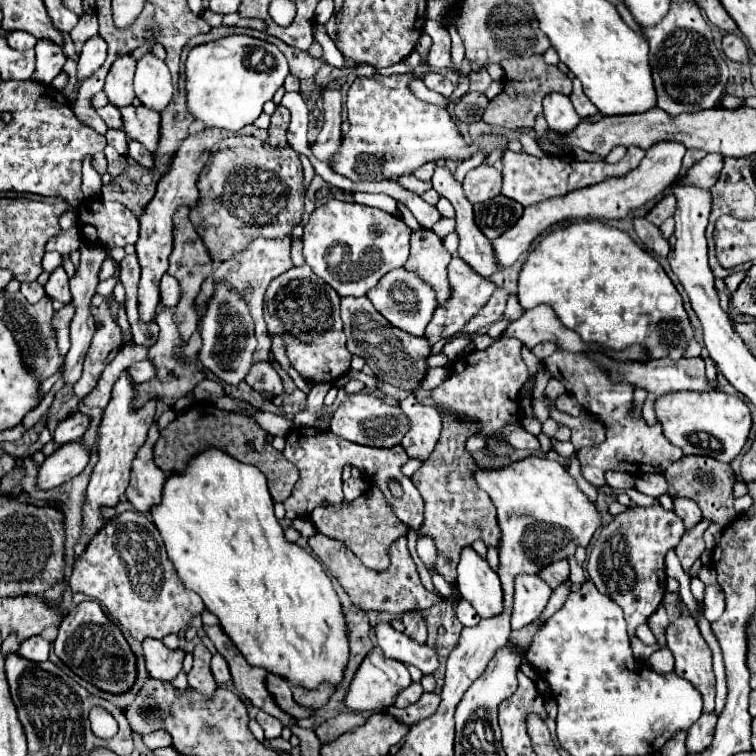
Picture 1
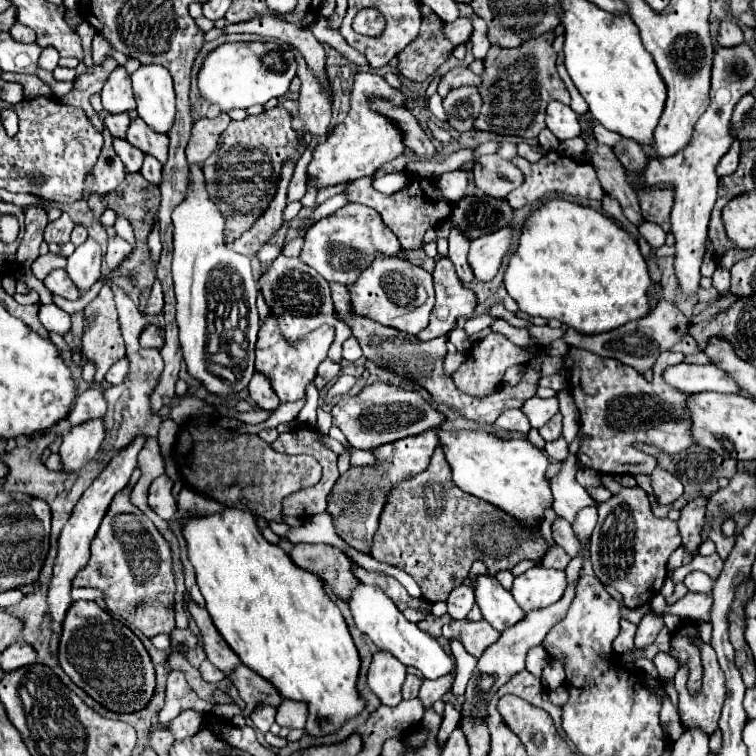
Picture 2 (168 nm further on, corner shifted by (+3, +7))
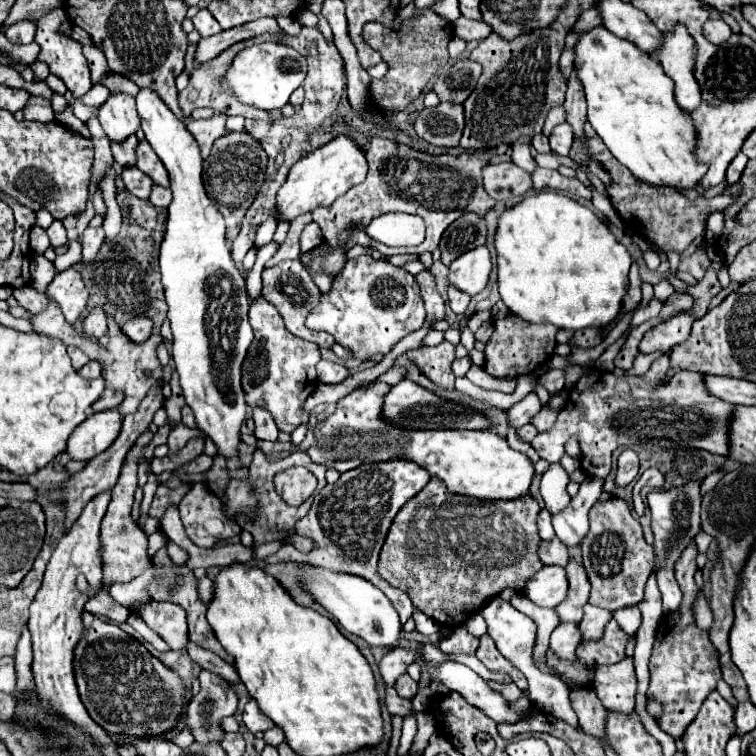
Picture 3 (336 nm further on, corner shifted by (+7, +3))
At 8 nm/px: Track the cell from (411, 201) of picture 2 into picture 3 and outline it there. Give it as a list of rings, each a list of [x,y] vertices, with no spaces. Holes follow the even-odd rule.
[[[372,138],[368,144],[362,146],[362,152],[366,154],[368,160],[368,176],[362,184],[354,186],[352,190],[346,192],[346,196],[336,198],[336,202],[330,208],[320,208],[312,212],[312,220],[320,226],[324,240],[328,246],[338,248],[338,236],[342,230],[350,230],[348,240],[344,242],[344,250],[348,252],[352,246],[362,246],[362,248],[376,248],[380,254],[424,254],[424,252],[434,252],[434,248],[440,242],[442,232],[462,214],[474,212],[478,216],[486,216],[488,210],[496,206],[496,202],[486,194],[484,184],[482,184],[482,168],[488,166],[490,158],[494,154],[506,152],[506,144],[500,144],[494,150],[488,152],[462,152],[458,156],[454,154],[426,154],[418,152],[406,144],[398,144],[394,140],[386,138]],[[384,212],[408,212],[422,216],[426,222],[426,240],[424,244],[416,248],[388,248],[382,244],[376,244],[372,238],[364,234],[364,230],[356,230],[356,224],[366,226],[372,218],[384,214]]]

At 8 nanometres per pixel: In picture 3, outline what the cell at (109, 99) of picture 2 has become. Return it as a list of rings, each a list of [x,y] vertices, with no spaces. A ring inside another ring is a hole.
[[[118,92],[112,94],[98,110],[98,120],[110,142],[124,142],[140,128],[136,102],[132,96]]]

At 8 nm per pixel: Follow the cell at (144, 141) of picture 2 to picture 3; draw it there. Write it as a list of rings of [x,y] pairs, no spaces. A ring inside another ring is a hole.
[[[142,140],[136,148],[136,158],[138,158],[138,170],[142,170],[148,178],[152,178],[154,184],[168,188],[168,172],[164,170],[164,164],[160,162],[160,158],[156,158],[156,152],[152,150],[152,146],[148,146],[146,140]]]

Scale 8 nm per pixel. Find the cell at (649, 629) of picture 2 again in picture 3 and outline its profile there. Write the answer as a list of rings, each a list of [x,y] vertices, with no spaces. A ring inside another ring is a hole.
[[[624,658],[624,662],[612,666],[598,666],[594,678],[594,690],[600,702],[610,712],[632,714],[636,694],[636,674],[632,658]]]

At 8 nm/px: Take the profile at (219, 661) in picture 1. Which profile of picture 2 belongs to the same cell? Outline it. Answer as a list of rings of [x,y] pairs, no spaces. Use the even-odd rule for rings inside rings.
[[[204,660],[204,662],[200,664],[200,672],[202,672],[202,678],[204,678],[206,682],[212,682],[212,684],[216,684],[216,682],[220,682],[220,680],[226,678],[226,676],[224,676],[216,666],[212,666],[212,662],[208,662],[208,660]]]

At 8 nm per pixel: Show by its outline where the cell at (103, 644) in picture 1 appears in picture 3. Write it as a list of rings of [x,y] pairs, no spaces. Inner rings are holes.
[[[84,612],[84,638],[76,648],[76,684],[80,698],[92,716],[92,720],[102,726],[108,734],[124,734],[124,736],[160,736],[168,734],[176,728],[178,720],[184,714],[184,706],[188,704],[188,688],[182,678],[164,666],[158,658],[154,658],[136,638],[120,630],[114,622],[106,622],[90,612]]]

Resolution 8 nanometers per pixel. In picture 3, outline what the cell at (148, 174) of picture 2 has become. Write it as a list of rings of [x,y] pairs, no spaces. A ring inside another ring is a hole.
[[[156,186],[152,188],[152,194],[150,194],[150,202],[156,206],[156,208],[168,208],[170,202],[172,202],[172,192],[170,188],[162,188],[162,186]]]

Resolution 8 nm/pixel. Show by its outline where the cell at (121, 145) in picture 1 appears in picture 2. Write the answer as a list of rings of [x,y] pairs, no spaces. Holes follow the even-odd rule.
[[[114,138],[114,140],[112,140],[112,144],[114,144],[116,154],[122,158],[122,162],[124,162],[126,170],[128,170],[128,172],[138,172],[138,170],[140,170],[140,166],[142,166],[144,154],[142,154],[136,146],[132,146],[130,142],[126,142],[124,138]]]

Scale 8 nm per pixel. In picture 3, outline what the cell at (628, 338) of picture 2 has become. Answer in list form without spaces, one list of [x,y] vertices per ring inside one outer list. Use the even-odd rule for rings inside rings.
[[[662,279],[653,286],[653,289],[654,297],[661,303],[665,302],[674,293],[674,287],[667,279]]]

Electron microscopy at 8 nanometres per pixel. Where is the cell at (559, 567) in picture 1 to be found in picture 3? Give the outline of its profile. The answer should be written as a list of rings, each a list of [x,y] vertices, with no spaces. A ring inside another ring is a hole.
[[[556,536],[552,540],[542,540],[540,542],[538,556],[540,556],[542,564],[560,564],[560,566],[568,564],[568,550],[560,542],[560,538],[556,538]]]

